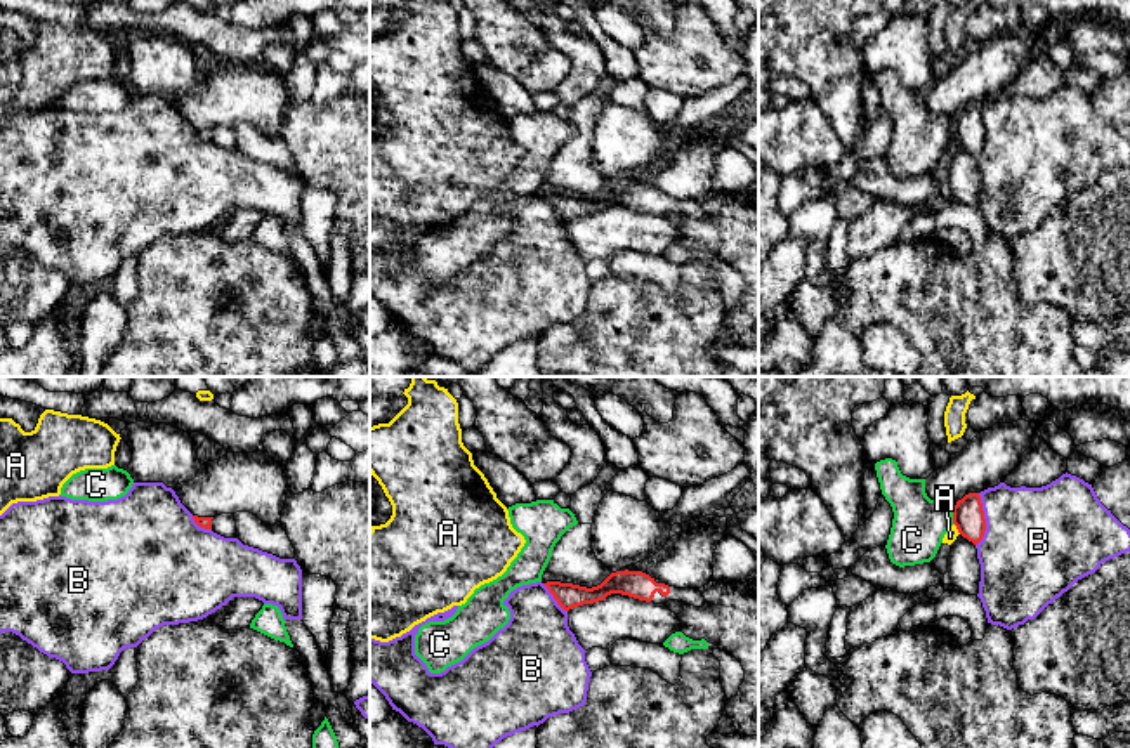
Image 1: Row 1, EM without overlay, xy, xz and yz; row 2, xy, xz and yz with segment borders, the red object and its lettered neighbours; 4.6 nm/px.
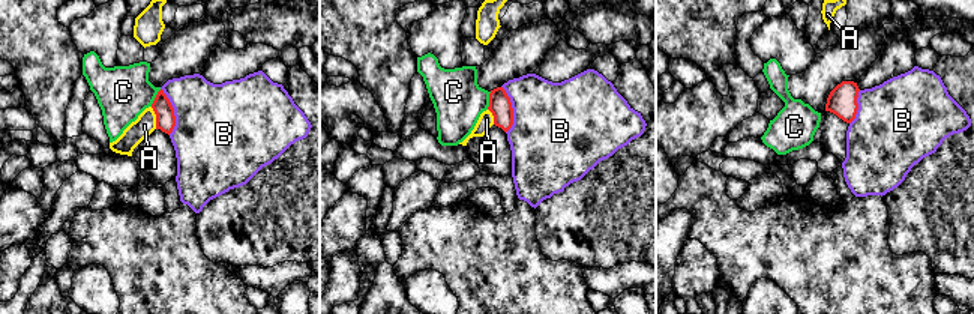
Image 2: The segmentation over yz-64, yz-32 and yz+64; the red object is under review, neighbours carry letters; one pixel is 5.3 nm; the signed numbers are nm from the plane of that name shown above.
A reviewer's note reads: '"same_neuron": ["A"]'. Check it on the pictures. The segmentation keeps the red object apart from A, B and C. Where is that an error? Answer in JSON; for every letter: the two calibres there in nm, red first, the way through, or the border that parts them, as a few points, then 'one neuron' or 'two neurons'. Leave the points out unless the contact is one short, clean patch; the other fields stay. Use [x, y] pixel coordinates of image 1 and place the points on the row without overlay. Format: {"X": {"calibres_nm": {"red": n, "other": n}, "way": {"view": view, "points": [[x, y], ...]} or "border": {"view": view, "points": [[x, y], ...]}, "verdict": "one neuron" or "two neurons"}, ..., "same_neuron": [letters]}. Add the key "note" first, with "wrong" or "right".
{"note": "wrong", "A": {"calibres_nm": {"red": 140, "other": 60}, "verdict": "two neurons"}, "B": {"calibres_nm": {"red": 140, "other": 480}, "verdict": "one neuron"}, "C": {"calibres_nm": {"red": 140, "other": 260}, "border": {"view": "yz", "points": [[952, 120], [953, 134]]}, "verdict": "two neurons"}, "same_neuron": ["B"]}

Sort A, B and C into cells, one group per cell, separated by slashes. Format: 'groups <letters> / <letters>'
groups A / B / C

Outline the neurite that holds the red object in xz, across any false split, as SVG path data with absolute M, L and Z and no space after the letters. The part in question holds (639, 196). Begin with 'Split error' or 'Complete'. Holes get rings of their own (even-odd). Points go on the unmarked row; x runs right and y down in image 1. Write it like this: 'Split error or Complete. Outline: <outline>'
Split error. Outline: M642 182L611 184L601 196L587 200L561 193L536 193L517 198L503 212L510 222L509 234L488 253L474 259L462 272L441 285L430 285L415 266L415 246L429 233L451 229L458 217L437 224L389 253L370 250L370 293L385 307L392 321L422 338L434 352L479 373L503 349L543 335L549 328L569 325L587 312L592 283L585 260L568 238L568 222L604 212L611 205L651 213L670 198L656 194Z

